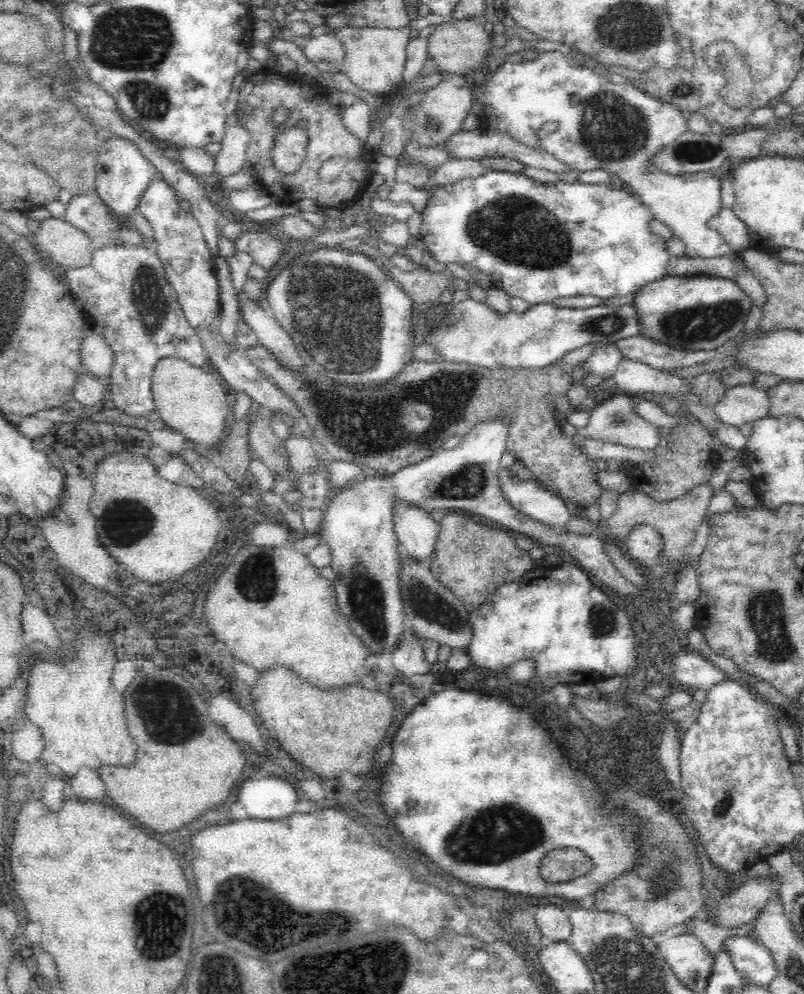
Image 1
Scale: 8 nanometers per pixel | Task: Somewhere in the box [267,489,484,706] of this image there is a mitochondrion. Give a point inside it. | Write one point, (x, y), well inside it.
(365, 596)

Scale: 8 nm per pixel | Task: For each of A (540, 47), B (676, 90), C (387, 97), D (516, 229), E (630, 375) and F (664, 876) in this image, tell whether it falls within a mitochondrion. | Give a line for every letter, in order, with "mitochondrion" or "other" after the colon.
A: other
B: mitochondrion
C: other
D: mitochondrion
E: other
F: mitochondrion

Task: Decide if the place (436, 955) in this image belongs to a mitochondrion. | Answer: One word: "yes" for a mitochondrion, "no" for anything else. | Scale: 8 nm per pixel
no

